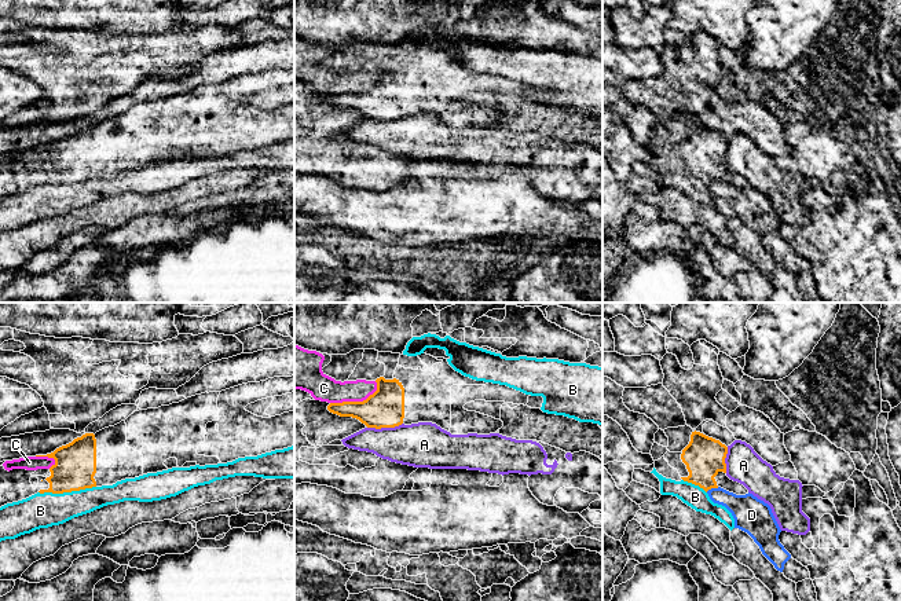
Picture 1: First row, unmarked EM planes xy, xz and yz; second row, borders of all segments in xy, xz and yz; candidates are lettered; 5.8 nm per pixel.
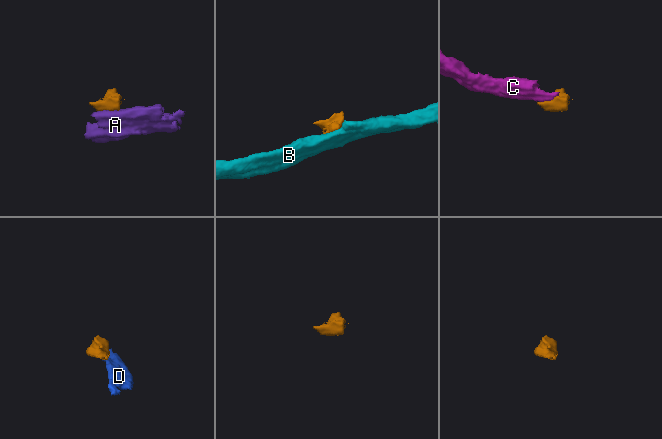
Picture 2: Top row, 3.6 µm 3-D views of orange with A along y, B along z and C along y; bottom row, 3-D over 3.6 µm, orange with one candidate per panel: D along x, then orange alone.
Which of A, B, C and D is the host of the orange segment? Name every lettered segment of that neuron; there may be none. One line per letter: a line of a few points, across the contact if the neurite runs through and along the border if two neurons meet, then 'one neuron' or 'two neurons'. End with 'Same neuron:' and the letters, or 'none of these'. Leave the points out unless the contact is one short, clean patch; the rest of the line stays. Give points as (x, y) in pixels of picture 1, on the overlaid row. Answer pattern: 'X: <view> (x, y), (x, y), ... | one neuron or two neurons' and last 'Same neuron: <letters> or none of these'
A: xz (402, 422), (394, 427), (367, 428) | two neurons
B: two neurons
C: xz (377, 383), (377, 388), (362, 400), (330, 403) | two neurons
D: yz (718, 487), (711, 487), (706, 491) | two neurons
Same neuron: none of these

